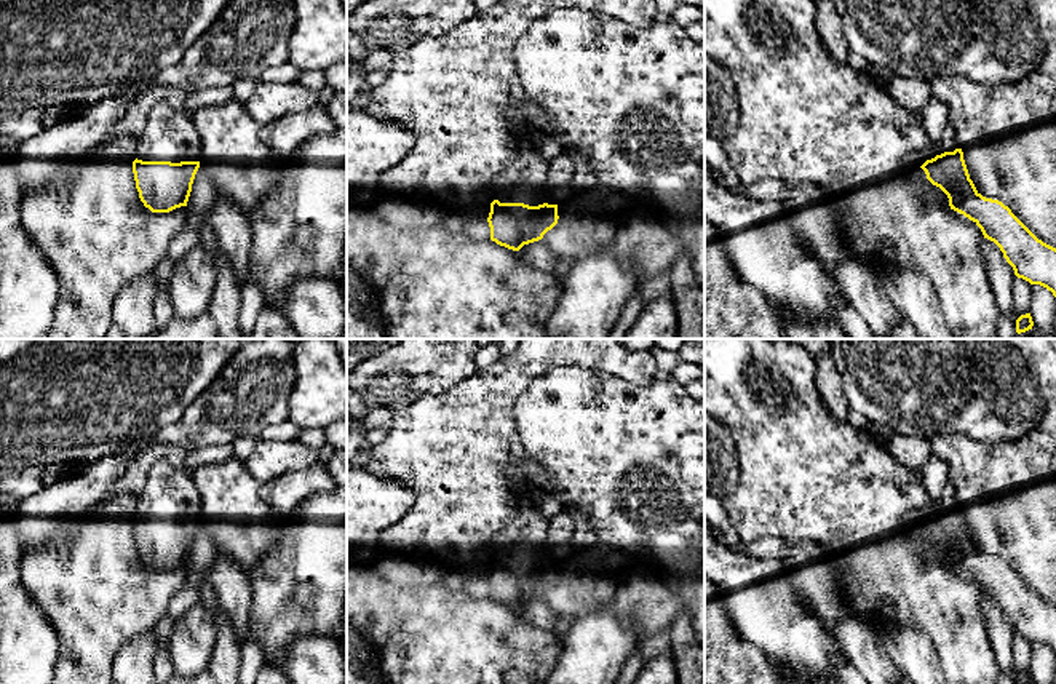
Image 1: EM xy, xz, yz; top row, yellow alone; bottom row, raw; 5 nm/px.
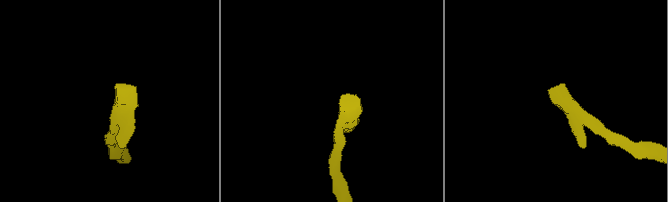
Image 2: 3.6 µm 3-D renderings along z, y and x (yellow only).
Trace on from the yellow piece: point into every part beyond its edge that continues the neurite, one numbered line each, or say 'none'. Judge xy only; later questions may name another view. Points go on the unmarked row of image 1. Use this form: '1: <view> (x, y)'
1: xy (170, 493)

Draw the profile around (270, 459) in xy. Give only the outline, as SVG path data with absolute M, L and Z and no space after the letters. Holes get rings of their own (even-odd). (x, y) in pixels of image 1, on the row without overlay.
M260 438L244 463L249 473L264 484L291 471L308 468L318 462L318 455L318 451L297 439L275 441Z

